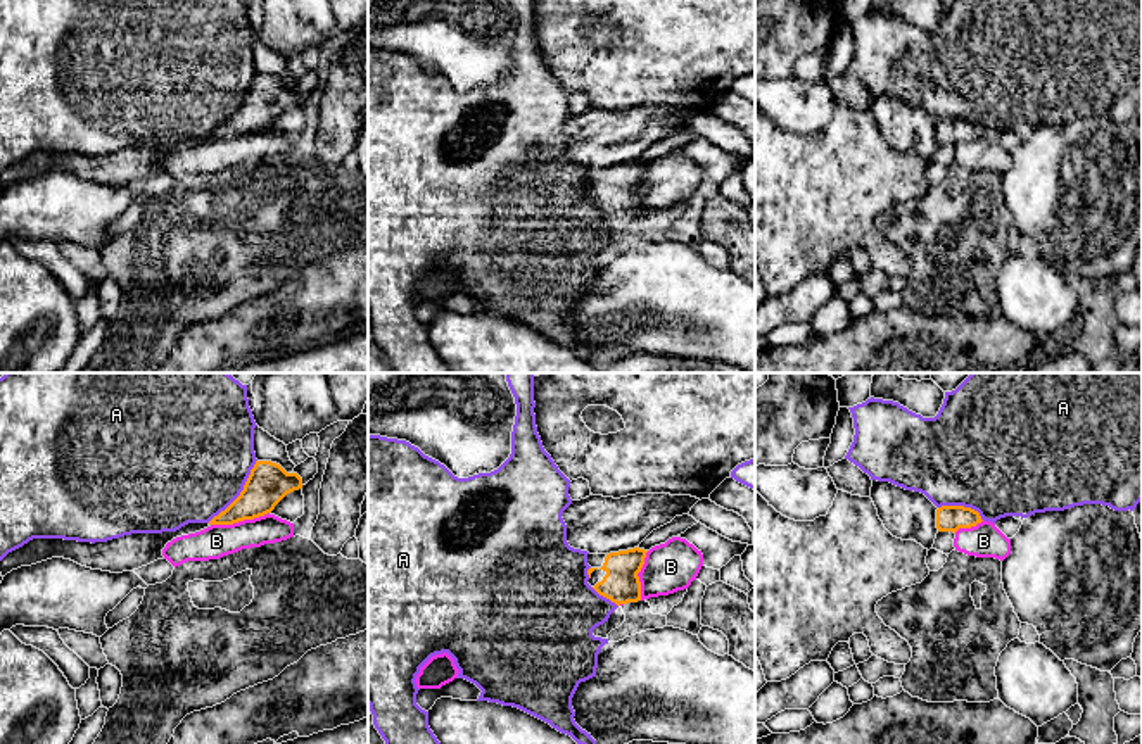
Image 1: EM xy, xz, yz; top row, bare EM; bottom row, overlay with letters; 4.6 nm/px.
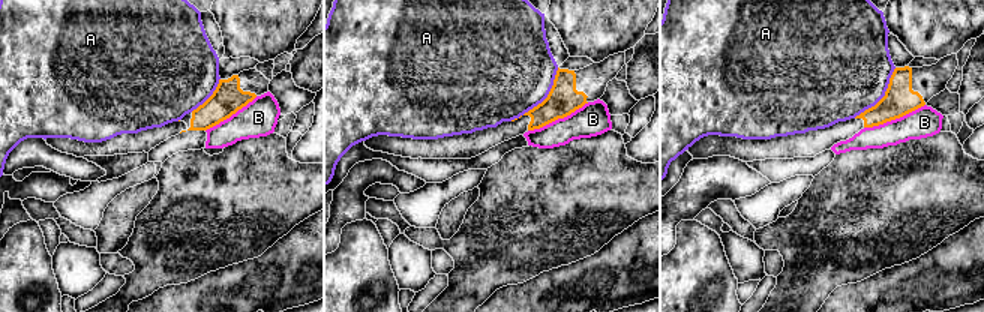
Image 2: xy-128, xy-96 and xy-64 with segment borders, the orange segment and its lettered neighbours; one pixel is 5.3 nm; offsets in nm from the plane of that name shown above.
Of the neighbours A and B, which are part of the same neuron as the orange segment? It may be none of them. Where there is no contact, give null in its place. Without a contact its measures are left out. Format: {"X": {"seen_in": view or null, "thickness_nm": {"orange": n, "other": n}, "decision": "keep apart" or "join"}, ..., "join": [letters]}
{"A": {"seen_in": "xy", "thickness_nm": {"orange": 190, "other": 500}, "decision": "keep apart"}, "B": {"seen_in": "xy", "thickness_nm": {"orange": 190, "other": 160}, "decision": "keep apart"}, "join": []}

